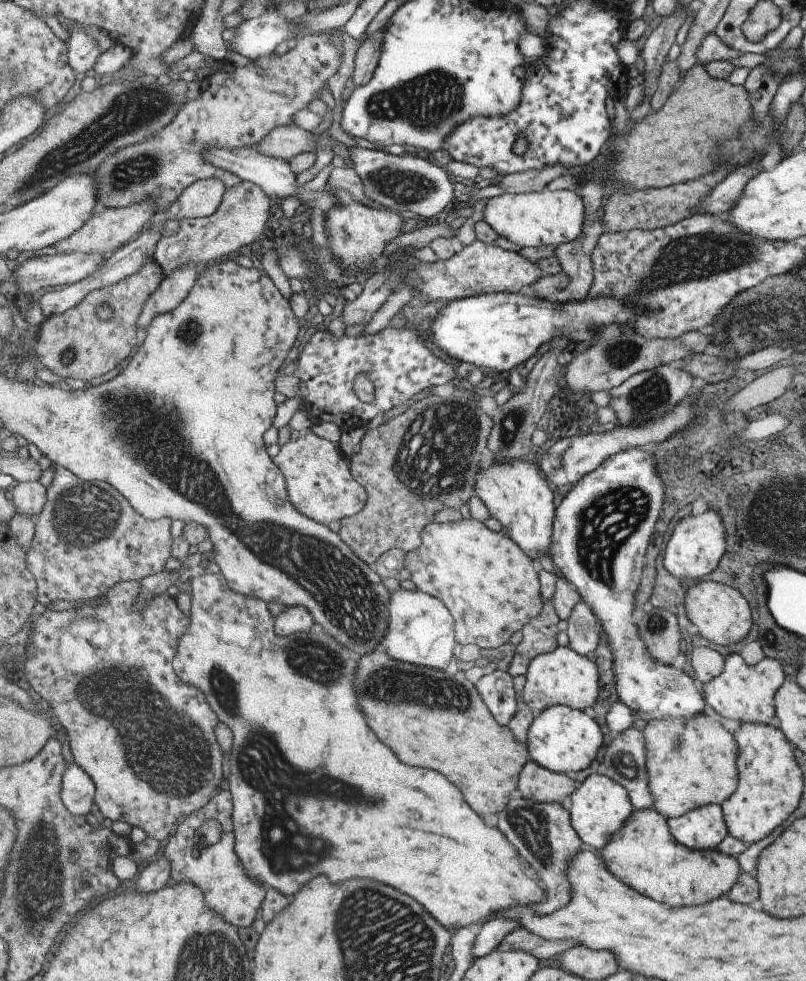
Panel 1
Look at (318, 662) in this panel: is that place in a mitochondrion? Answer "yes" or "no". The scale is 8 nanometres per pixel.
yes

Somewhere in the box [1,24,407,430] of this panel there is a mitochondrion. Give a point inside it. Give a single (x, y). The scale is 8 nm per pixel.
(137, 109)

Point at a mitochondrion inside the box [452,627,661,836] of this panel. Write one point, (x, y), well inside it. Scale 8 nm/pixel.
(621, 761)

